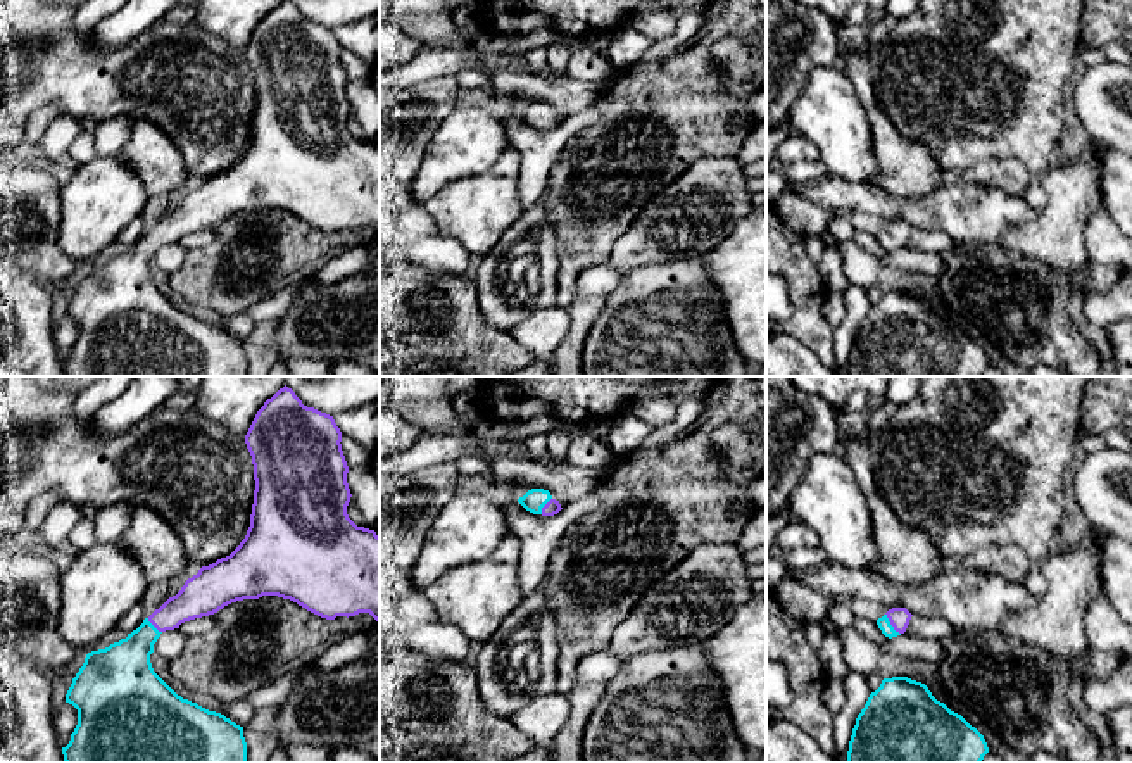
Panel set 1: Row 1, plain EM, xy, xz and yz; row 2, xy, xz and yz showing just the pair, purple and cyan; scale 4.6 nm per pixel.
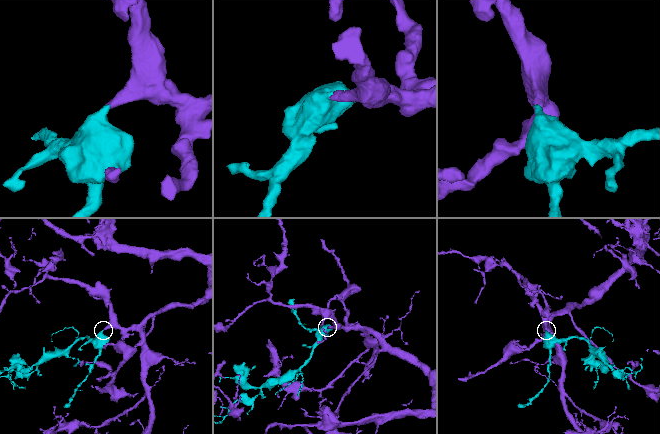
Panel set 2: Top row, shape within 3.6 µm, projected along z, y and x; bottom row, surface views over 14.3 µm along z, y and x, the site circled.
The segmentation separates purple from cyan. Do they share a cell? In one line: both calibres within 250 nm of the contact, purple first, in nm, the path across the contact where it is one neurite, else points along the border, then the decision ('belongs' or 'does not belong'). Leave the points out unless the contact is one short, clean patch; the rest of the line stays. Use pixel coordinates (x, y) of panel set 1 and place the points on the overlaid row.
calibres 100 and 60 nm; way yz (899, 618), (891, 624), (884, 624); belongs

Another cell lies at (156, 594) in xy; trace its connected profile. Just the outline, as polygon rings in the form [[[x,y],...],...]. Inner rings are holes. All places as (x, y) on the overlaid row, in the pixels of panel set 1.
[[[167,582],[148,583],[140,606],[143,611],[154,613],[169,599]]]

